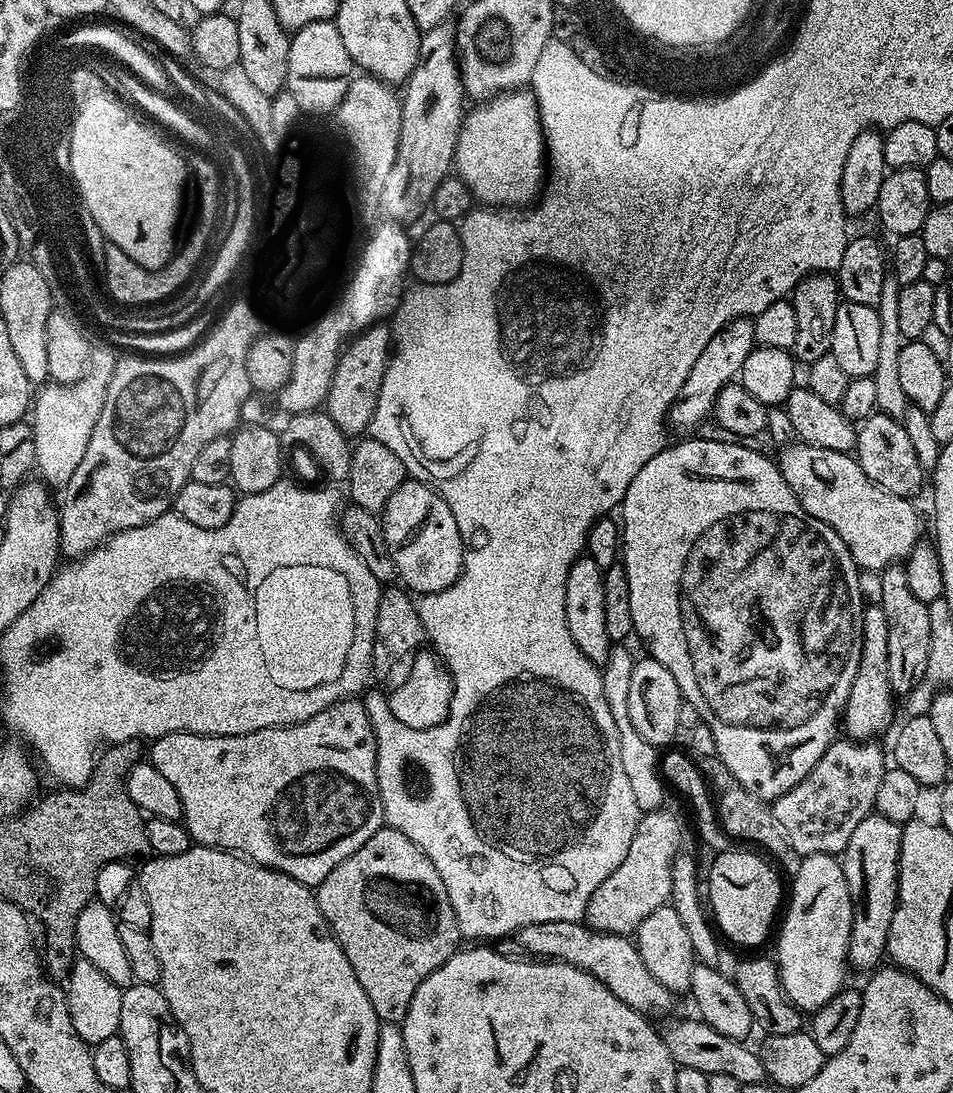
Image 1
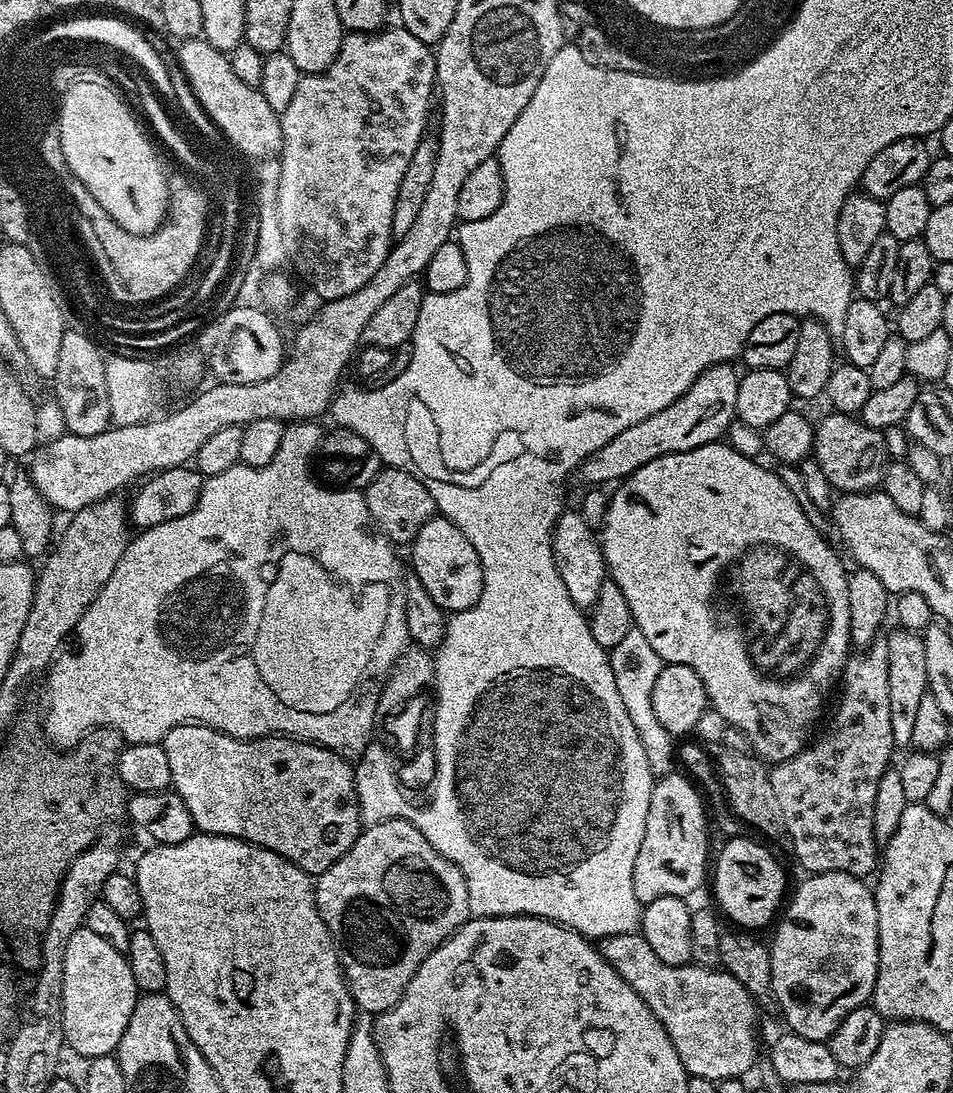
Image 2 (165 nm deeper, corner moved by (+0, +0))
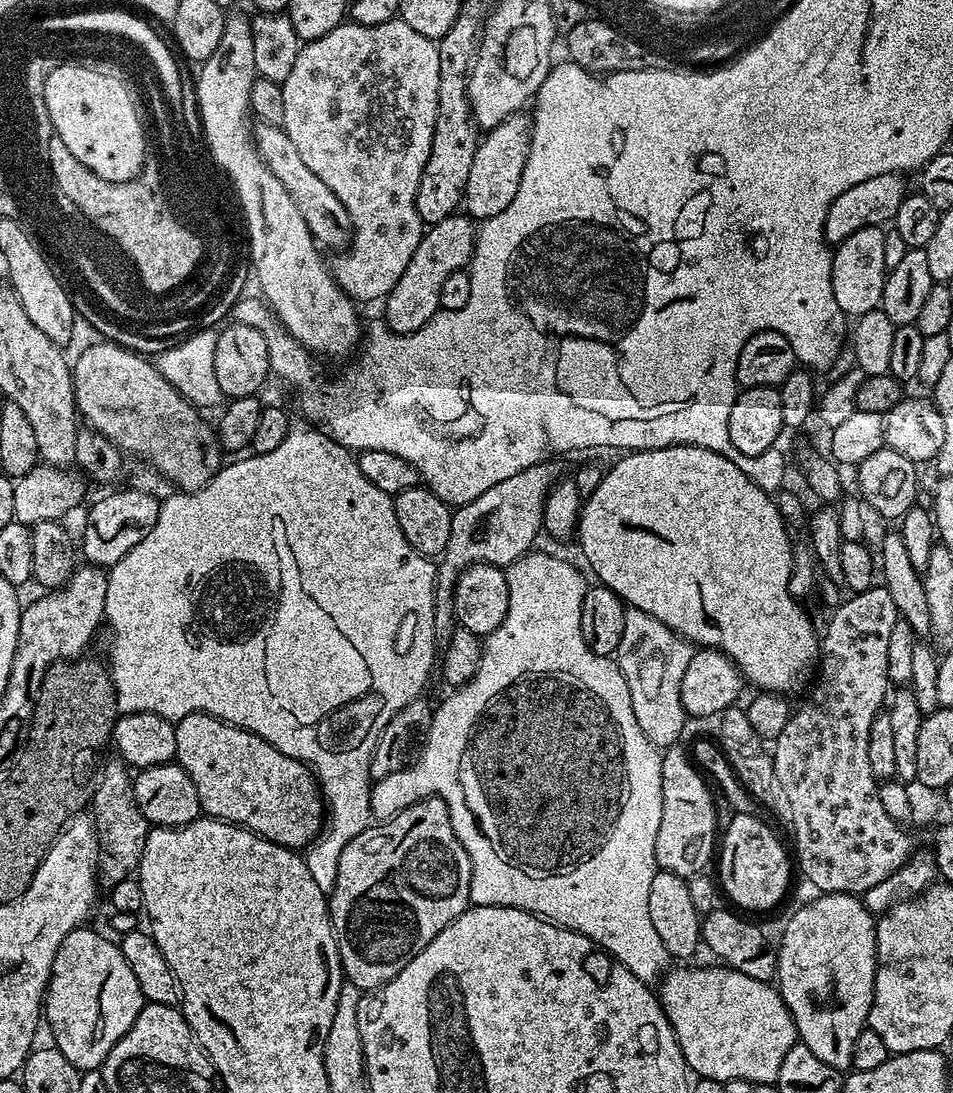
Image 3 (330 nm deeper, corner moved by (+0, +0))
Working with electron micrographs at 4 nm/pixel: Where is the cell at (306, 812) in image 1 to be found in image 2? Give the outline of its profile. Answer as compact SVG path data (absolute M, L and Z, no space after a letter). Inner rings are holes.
M179 724L162 741L170 762L172 788L186 802L193 825L209 836L233 836L262 846L309 874L324 872L359 838L360 806L356 802L353 765L331 748L287 736L239 740L205 724Z

